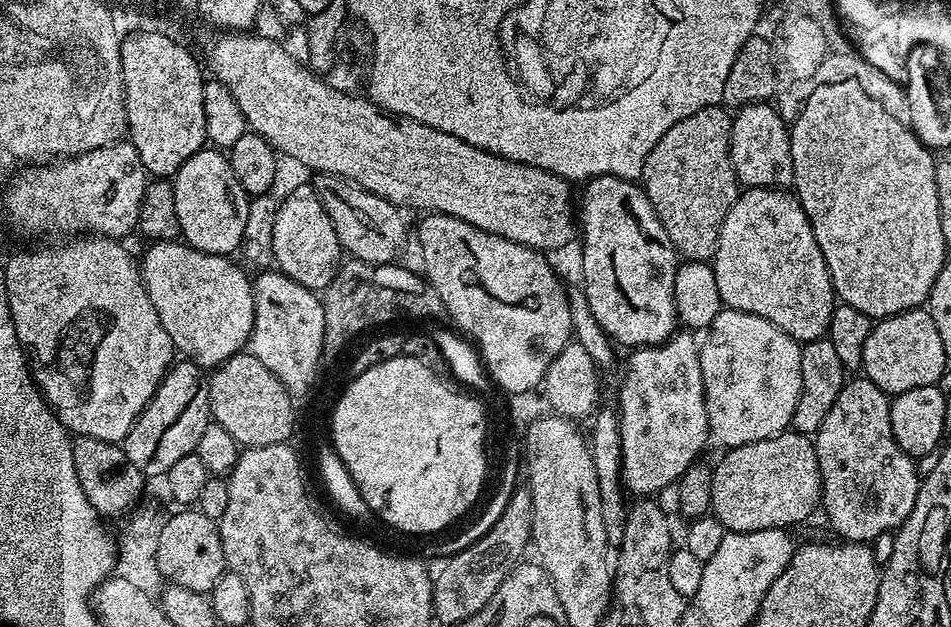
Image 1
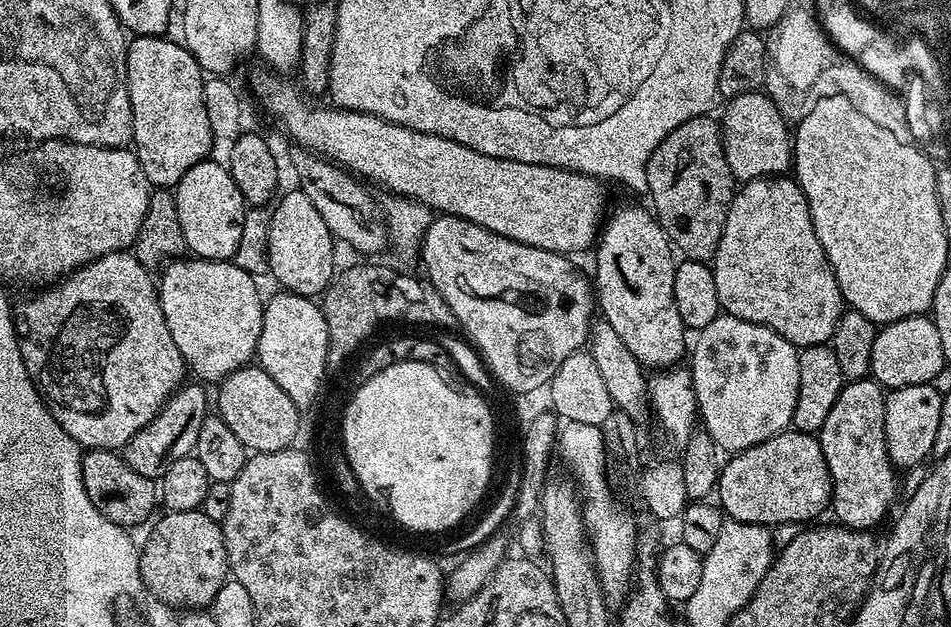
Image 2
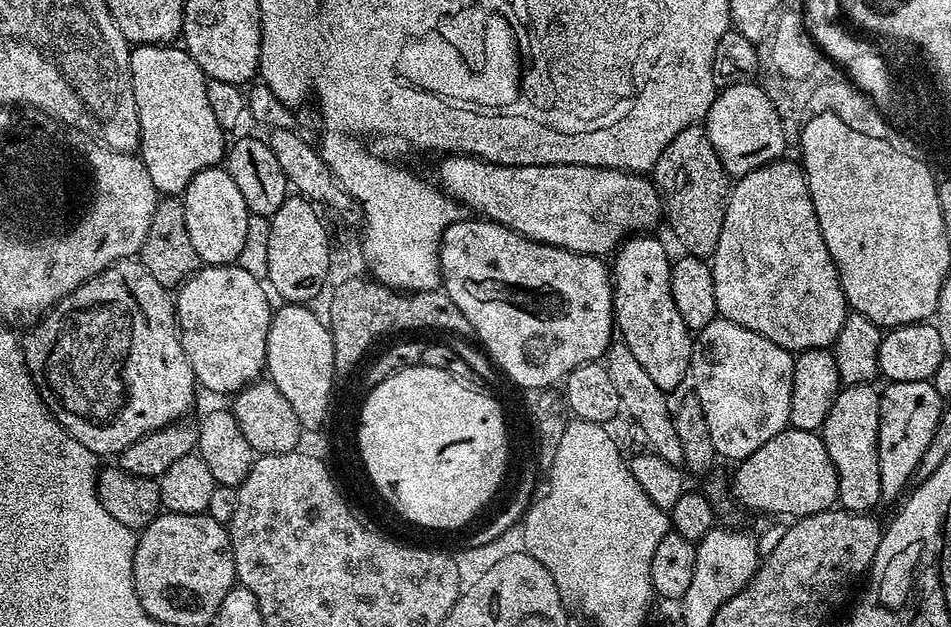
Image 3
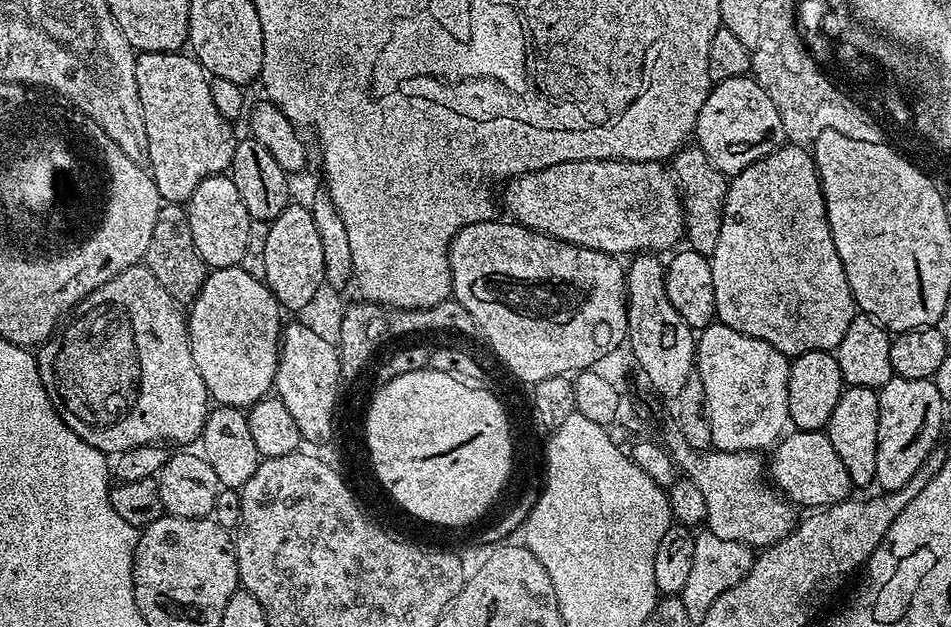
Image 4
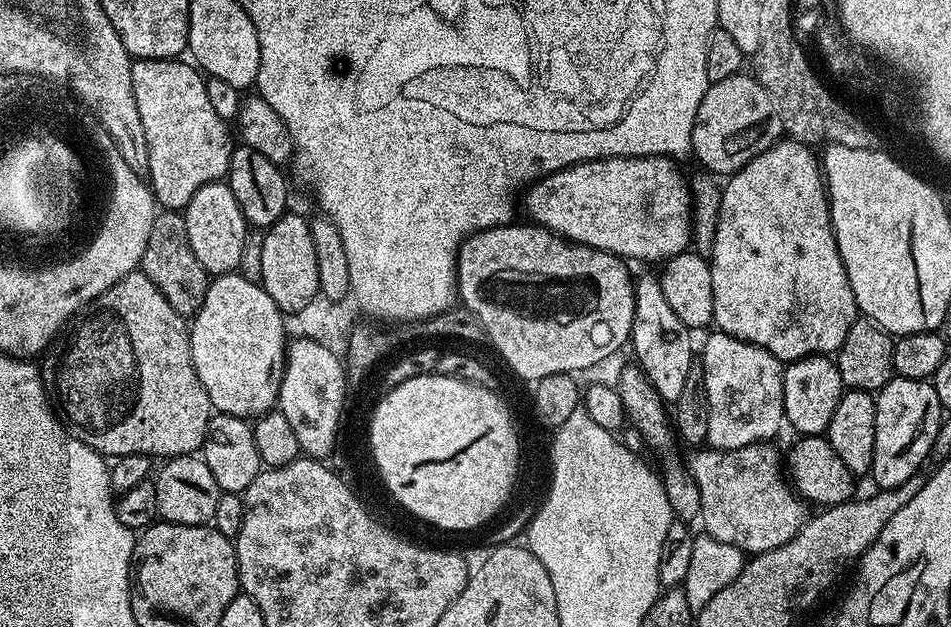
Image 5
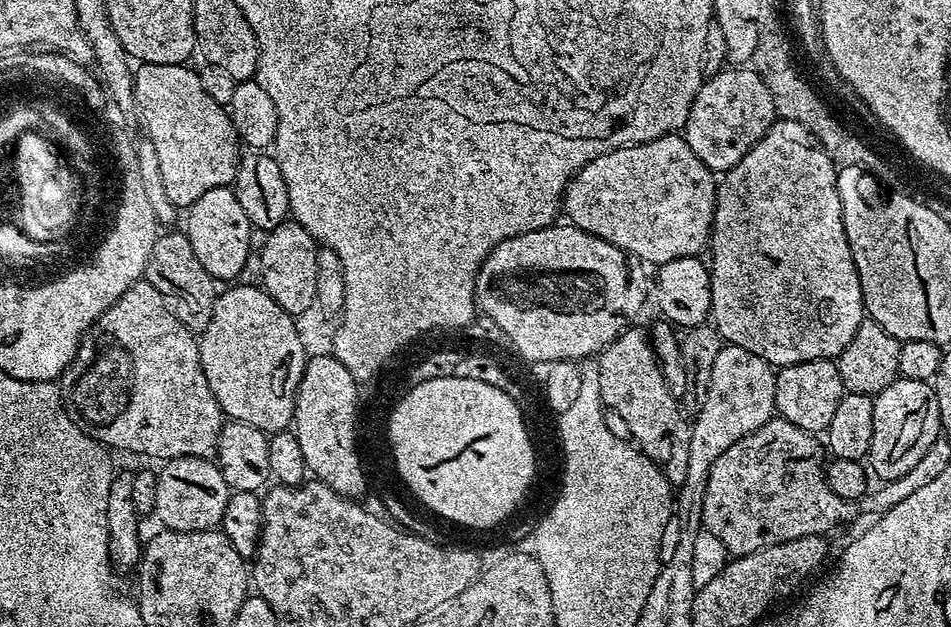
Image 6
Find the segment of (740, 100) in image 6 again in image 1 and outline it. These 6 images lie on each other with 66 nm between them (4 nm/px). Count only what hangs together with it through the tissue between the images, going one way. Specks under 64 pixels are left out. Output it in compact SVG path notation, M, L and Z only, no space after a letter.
M771 103L748 104L732 117L732 165L744 188L787 189L794 178L790 128Z

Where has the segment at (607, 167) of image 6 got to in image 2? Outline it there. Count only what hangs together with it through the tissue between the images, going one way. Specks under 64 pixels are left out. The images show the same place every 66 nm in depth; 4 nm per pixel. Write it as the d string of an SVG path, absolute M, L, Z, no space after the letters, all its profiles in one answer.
M263 71L253 78L252 88L256 91L257 98L264 103L265 110L296 139L295 143L299 147L307 148L317 156L327 157L349 173L365 181L373 180L374 183L389 188L389 193L420 200L437 213L461 216L463 220L488 228L494 234L502 234L506 238L538 246L542 250L573 254L572 252L580 252L583 248L591 249L597 243L598 233L606 219L605 185L597 177L587 176L585 172L573 172L571 168L494 158L487 151L470 150L470 146L462 146L462 142L454 142L438 134L419 132L401 124L391 124L374 114L313 102L302 95L296 84L287 84L284 81L287 79L271 71Z

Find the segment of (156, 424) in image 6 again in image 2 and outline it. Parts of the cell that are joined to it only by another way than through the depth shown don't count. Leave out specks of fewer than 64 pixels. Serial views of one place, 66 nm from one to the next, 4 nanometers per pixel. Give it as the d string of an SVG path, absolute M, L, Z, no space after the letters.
M131 251L111 252L105 256L99 256L96 260L91 260L89 264L83 264L81 268L68 273L59 281L58 286L49 287L47 290L40 290L33 300L24 300L14 308L14 323L16 325L16 341L22 354L22 362L30 374L30 378L36 383L36 389L44 397L44 403L54 414L54 418L74 438L80 443L81 449L91 450L93 448L107 448L109 450L123 449L125 444L138 434L138 430L153 420L162 410L162 406L170 399L173 392L181 387L186 376L186 365L178 346L174 346L174 338L170 338L170 326L166 326L166 318L162 314L160 305L160 294L157 281L152 280L153 273L147 268L143 268L138 262L138 258Z

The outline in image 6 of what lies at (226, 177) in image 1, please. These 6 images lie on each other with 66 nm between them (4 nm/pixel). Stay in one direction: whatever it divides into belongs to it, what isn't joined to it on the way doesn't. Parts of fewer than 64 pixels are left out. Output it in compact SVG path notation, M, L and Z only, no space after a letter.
M231 187L206 190L206 194L202 194L202 198L198 198L187 209L186 216L186 235L190 246L194 246L194 254L198 254L198 262L206 266L208 273L217 282L235 281L242 266L246 266L246 258L254 251L254 229L246 218L246 210L242 210L242 202L238 202L235 191Z

